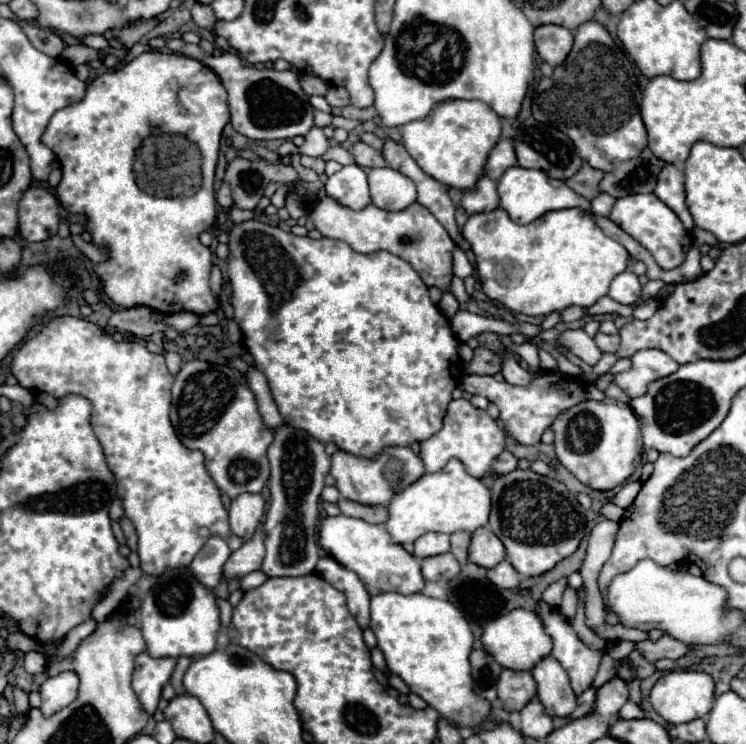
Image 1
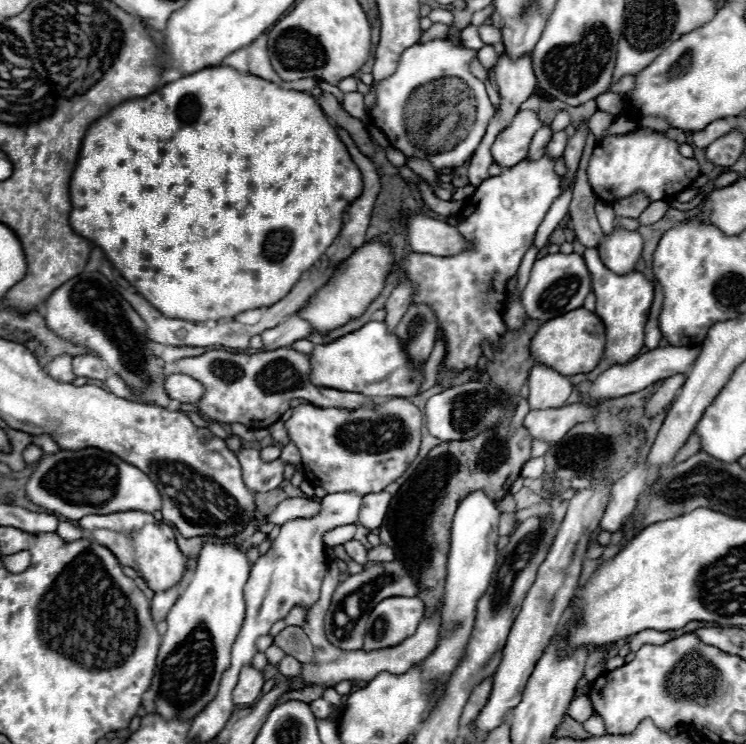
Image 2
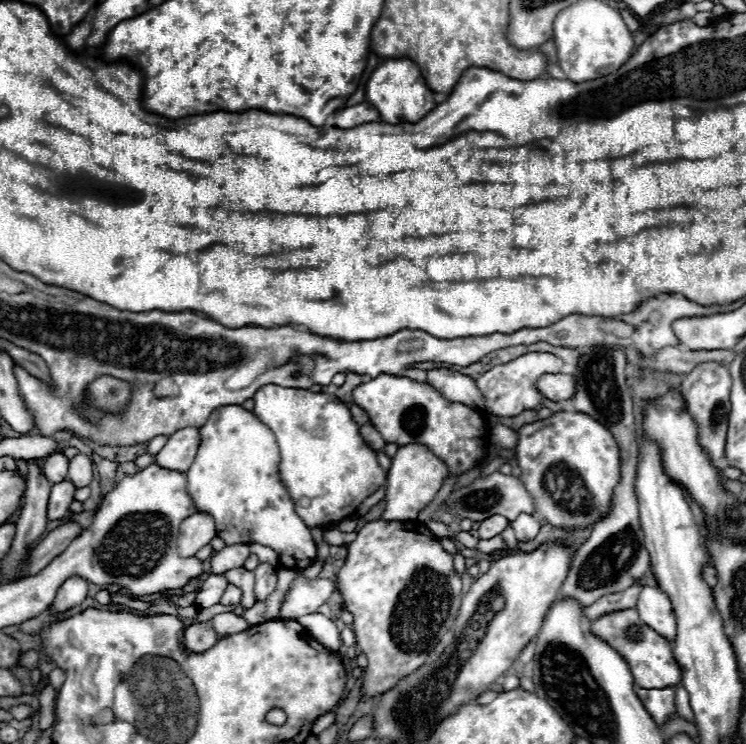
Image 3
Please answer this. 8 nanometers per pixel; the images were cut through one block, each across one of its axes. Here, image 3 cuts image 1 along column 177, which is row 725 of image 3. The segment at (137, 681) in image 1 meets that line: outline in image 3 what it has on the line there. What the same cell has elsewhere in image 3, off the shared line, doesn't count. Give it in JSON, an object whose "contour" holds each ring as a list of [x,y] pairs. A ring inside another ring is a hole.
{"contour":[[[636,688],[636,694],[658,726],[666,724],[676,714],[674,688]]]}

